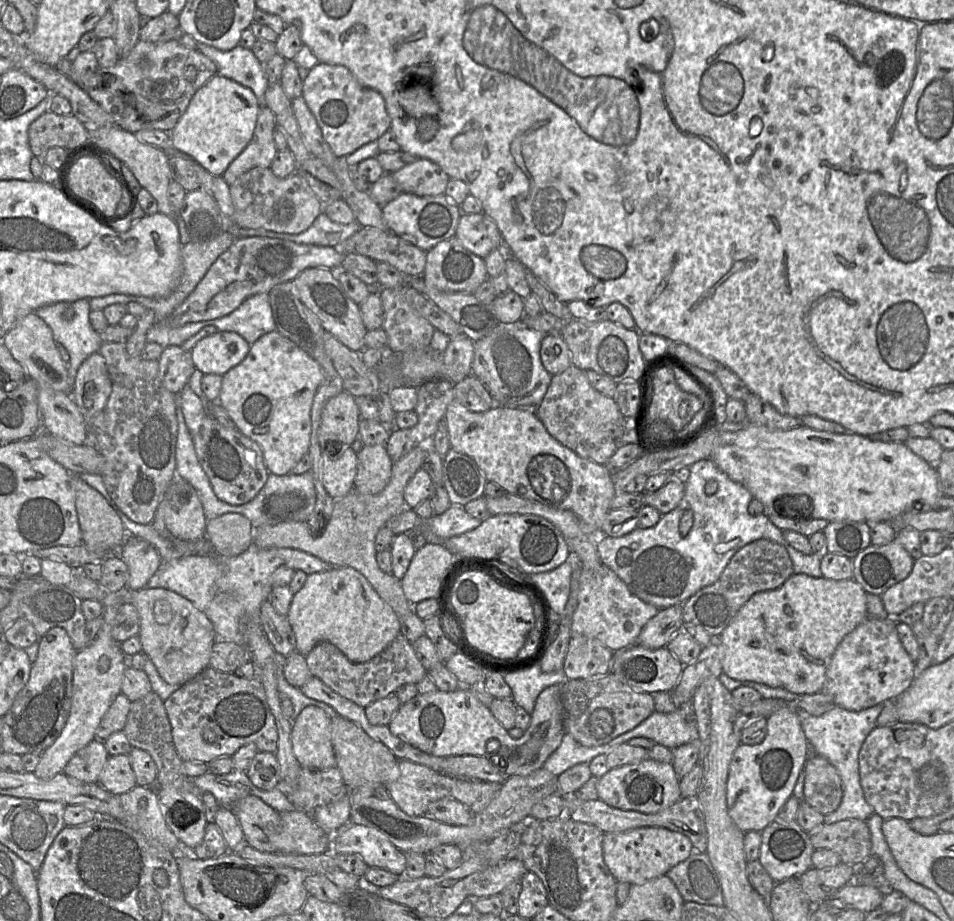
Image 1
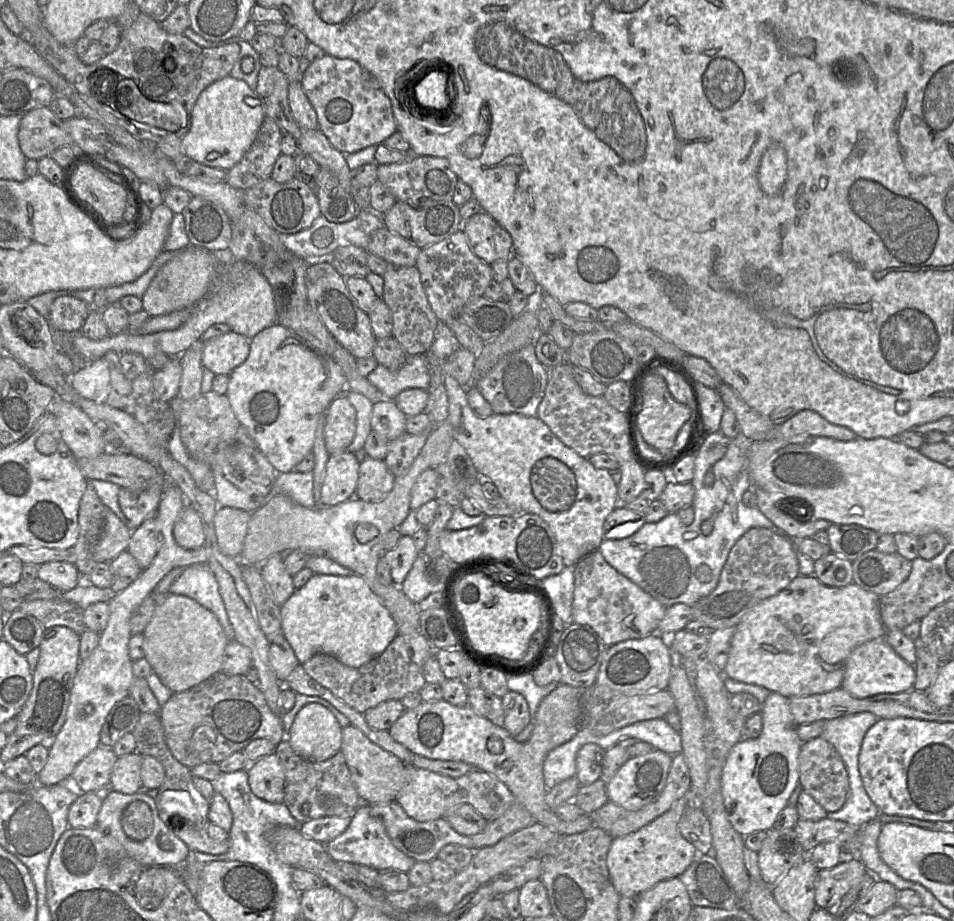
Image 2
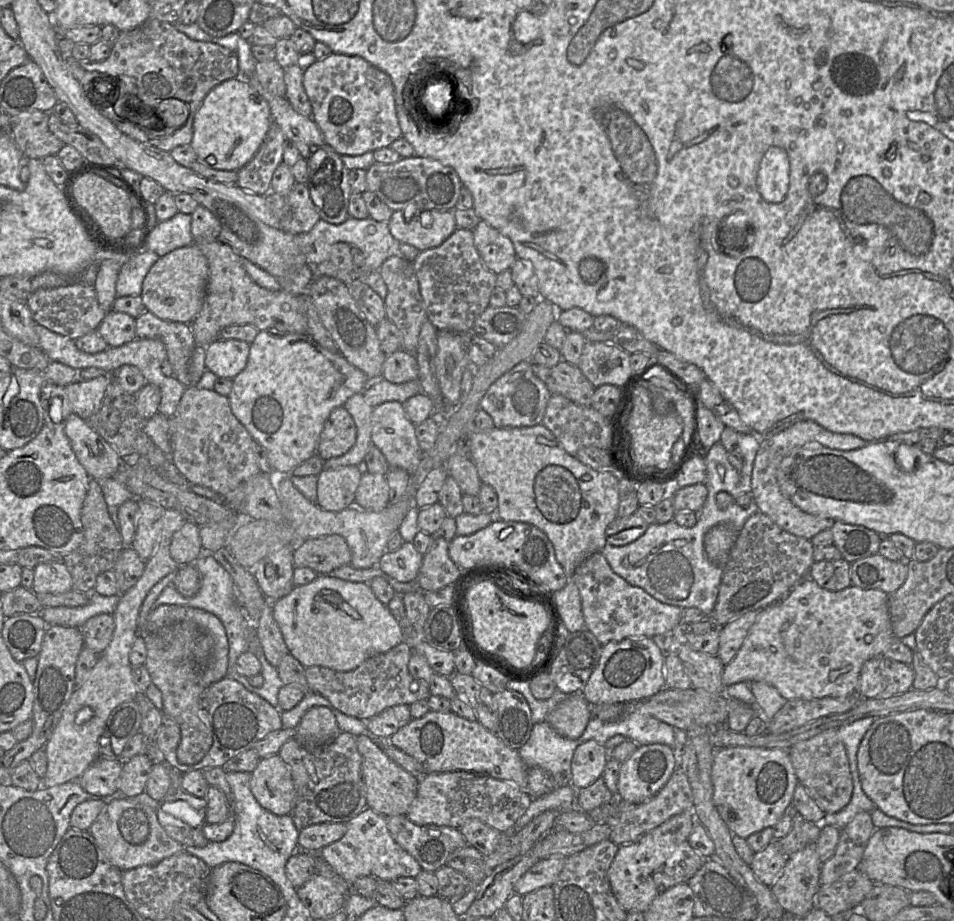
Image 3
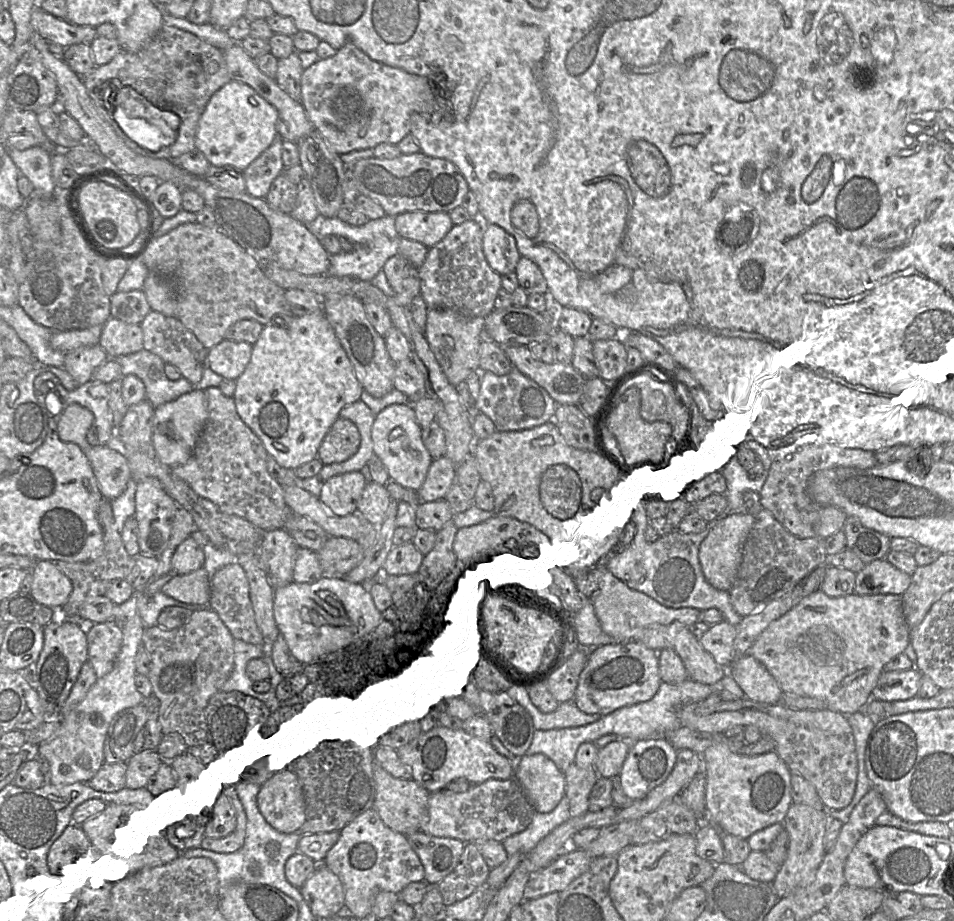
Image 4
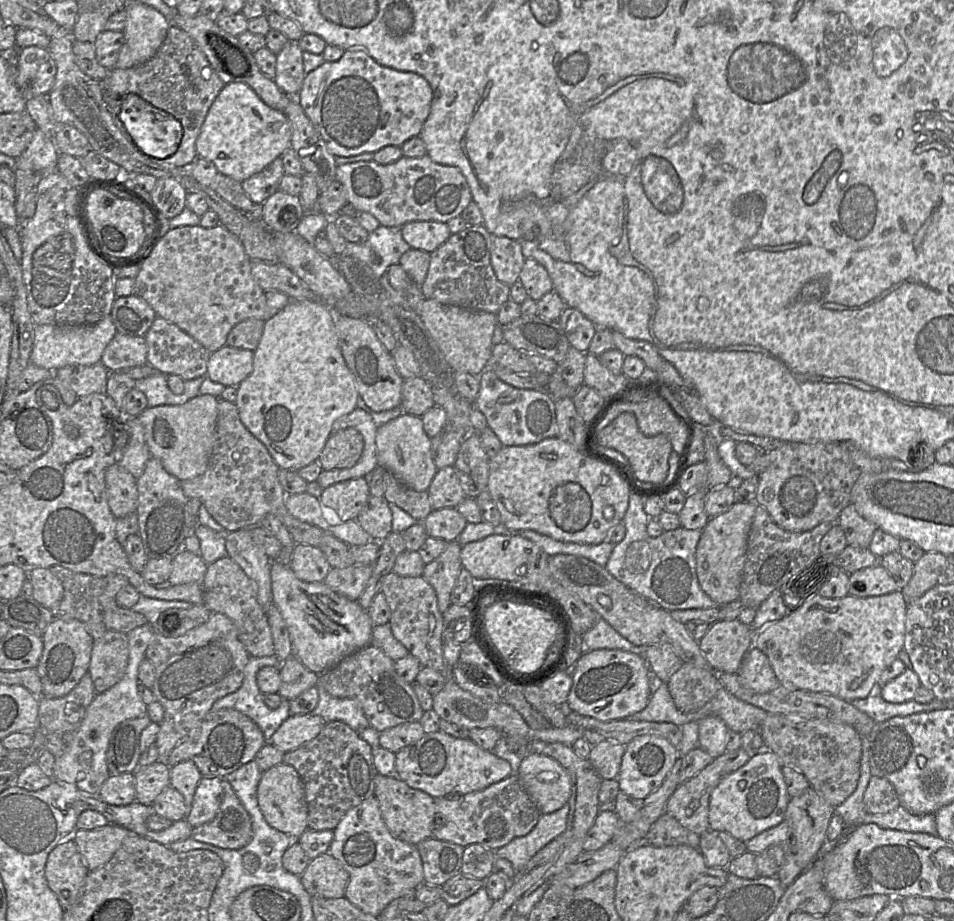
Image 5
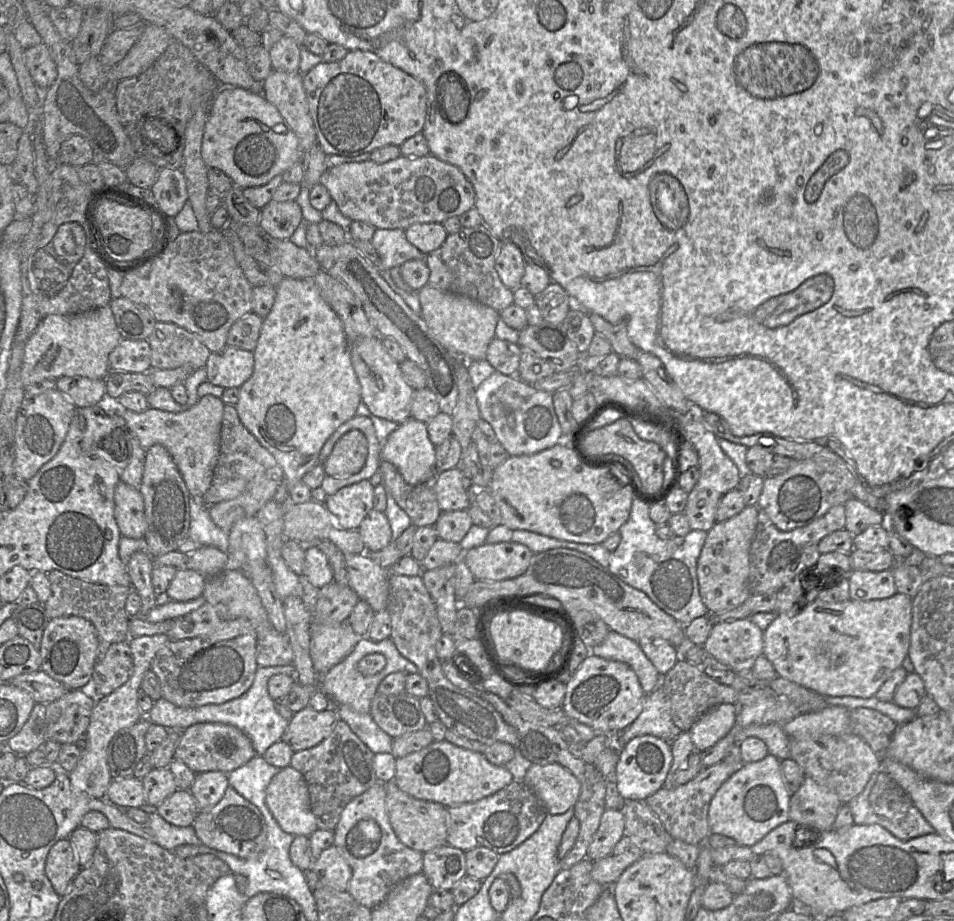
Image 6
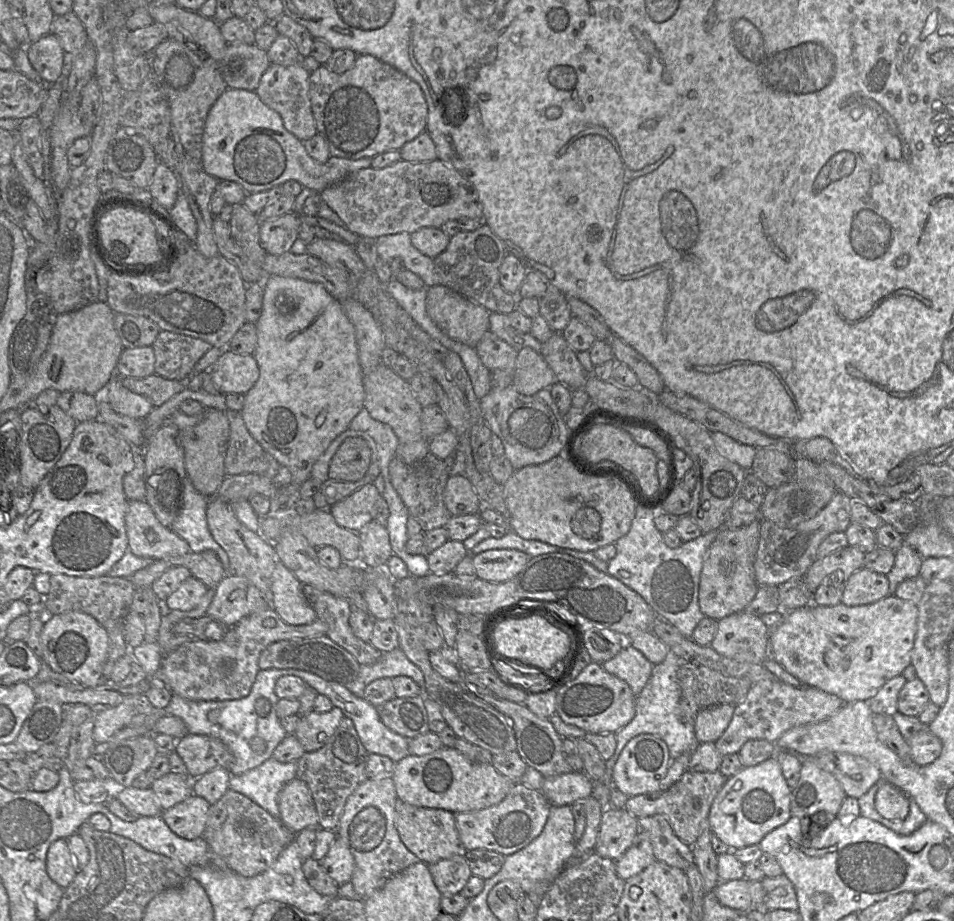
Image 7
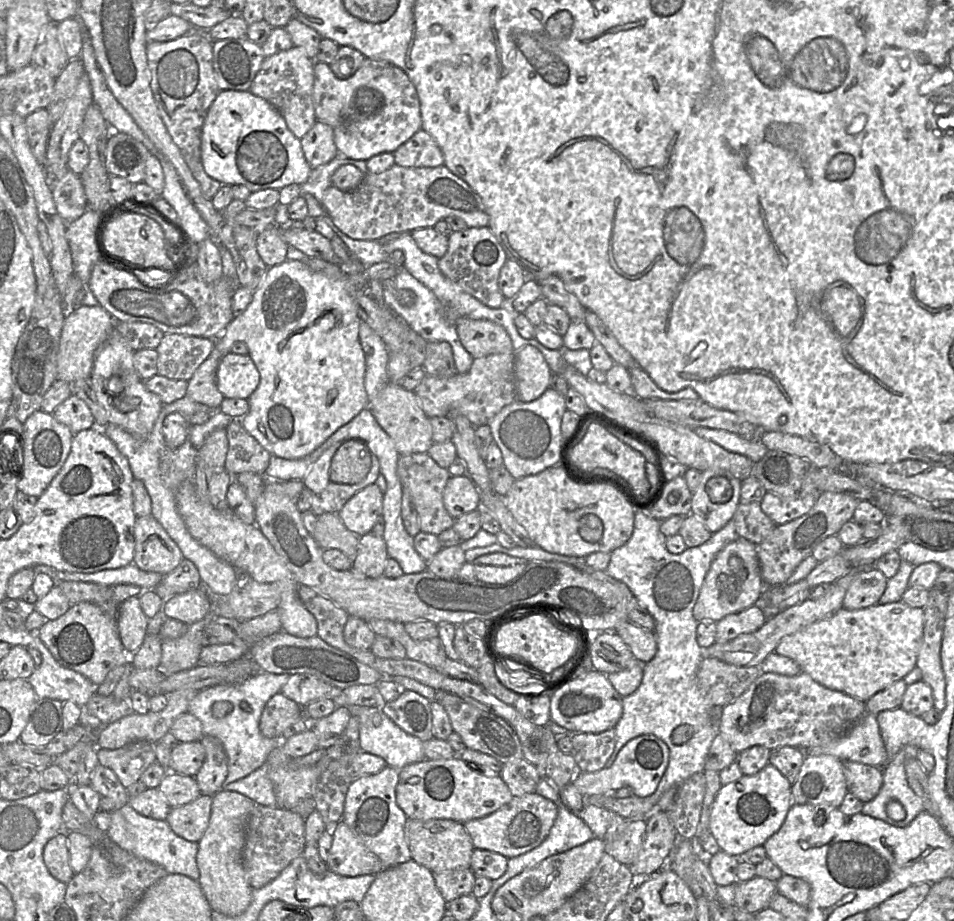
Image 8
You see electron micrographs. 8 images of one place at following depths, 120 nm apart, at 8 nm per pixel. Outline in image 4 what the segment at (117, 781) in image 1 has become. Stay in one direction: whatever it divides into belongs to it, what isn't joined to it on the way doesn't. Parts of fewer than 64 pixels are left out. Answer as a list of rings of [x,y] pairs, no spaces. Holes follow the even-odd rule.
[[[143,750],[134,754],[126,764],[126,787],[141,789],[146,788],[150,779],[158,772],[162,760],[156,751]]]

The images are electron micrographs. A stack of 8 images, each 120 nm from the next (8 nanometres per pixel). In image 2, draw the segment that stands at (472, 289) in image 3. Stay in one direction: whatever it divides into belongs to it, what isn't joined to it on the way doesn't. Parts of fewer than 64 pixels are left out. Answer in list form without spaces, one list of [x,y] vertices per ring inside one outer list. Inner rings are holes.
[[[462,229],[422,248],[416,267],[428,302],[436,317],[443,323],[451,317],[458,317],[461,309],[469,301],[483,296],[492,280],[490,265],[472,252]]]

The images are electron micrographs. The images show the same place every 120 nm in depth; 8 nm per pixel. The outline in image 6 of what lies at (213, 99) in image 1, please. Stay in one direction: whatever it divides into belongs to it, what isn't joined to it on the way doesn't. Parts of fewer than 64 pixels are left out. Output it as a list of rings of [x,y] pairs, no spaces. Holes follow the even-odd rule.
[[[222,86],[205,123],[201,155],[208,168],[217,168],[241,189],[268,183],[302,160],[298,138],[279,110],[261,92]]]

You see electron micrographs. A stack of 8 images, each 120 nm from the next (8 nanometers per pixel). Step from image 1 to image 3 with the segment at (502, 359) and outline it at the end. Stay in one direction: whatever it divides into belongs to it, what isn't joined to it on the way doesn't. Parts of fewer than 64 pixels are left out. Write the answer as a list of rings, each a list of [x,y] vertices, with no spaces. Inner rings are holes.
[[[524,360],[488,388],[480,401],[480,408],[492,417],[495,427],[529,427],[542,423],[550,396],[546,384],[534,374],[532,360]]]

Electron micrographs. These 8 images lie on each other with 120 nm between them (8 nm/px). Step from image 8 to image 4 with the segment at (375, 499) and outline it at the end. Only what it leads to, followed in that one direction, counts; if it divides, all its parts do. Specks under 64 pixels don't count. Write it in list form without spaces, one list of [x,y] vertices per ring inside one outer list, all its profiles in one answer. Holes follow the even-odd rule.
[[[361,471],[335,475],[323,482],[320,501],[337,516],[358,513],[358,503],[367,485]]]

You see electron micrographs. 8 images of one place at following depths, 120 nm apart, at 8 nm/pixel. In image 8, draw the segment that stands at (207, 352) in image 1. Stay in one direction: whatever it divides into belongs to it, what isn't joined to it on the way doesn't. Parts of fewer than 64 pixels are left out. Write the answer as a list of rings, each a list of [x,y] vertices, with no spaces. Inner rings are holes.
[[[230,351],[221,358],[216,383],[224,397],[248,399],[260,383],[260,373],[249,354]]]

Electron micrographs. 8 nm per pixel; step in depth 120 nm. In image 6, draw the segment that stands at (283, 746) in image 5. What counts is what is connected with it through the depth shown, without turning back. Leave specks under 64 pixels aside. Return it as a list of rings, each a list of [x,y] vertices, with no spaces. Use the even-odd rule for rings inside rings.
[[[306,706],[294,713],[282,740],[288,743],[294,752],[313,748],[331,734],[338,720],[335,706],[324,711],[315,711]]]

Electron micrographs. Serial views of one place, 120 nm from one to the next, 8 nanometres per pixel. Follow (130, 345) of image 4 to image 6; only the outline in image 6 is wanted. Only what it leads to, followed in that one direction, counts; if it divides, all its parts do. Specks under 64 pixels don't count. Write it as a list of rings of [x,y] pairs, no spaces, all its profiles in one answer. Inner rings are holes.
[[[122,339],[108,356],[111,371],[146,373],[151,366],[151,348],[147,340]]]

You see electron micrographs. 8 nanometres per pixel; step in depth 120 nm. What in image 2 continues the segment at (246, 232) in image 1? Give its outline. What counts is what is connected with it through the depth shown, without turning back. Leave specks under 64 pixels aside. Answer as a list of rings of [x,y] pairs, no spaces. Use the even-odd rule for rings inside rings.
[[[361,209],[353,219],[342,223],[330,222],[321,214],[317,219],[315,219],[311,227],[308,229],[302,230],[295,234],[279,233],[279,239],[291,252],[300,256],[306,261],[321,262],[328,260],[331,253],[340,246],[355,245],[366,250],[372,233],[382,227],[385,226],[381,215],[375,213],[371,209]]]

